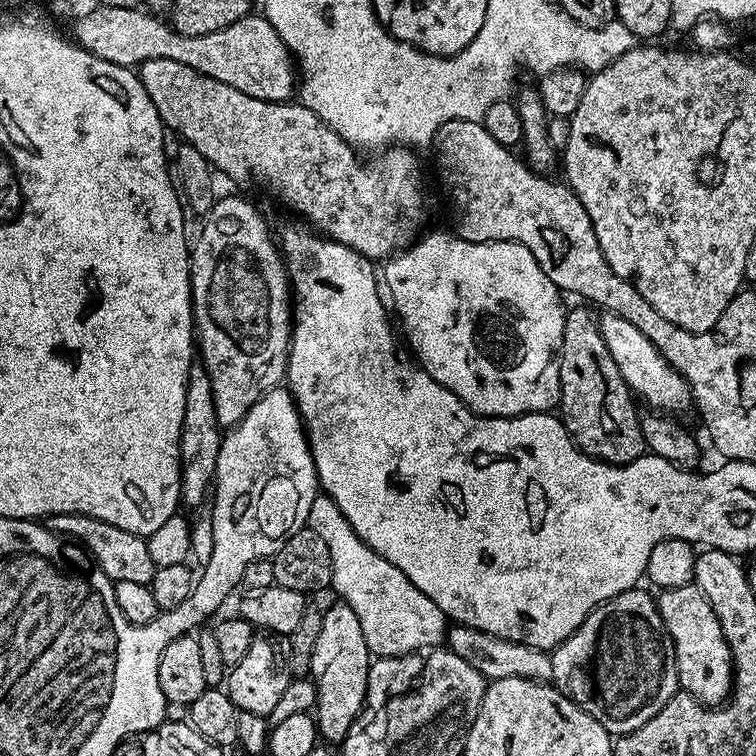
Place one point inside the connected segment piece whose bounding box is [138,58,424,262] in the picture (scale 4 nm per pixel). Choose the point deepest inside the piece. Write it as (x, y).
(375, 208)

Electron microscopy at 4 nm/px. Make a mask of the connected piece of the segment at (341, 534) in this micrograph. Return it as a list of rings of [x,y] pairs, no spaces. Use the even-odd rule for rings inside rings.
[[[318,494],[314,498],[307,527],[319,534],[326,546],[330,546],[332,588],[340,595],[337,597],[358,614],[366,646],[373,657],[407,656],[445,643],[450,624],[444,612],[438,610],[438,606],[434,606],[434,602],[430,602],[430,598],[426,598],[426,594],[422,594],[406,574],[377,556],[366,542],[362,542],[362,538],[358,538],[358,534],[354,534],[350,522],[346,522],[342,510],[338,510],[331,496]]]

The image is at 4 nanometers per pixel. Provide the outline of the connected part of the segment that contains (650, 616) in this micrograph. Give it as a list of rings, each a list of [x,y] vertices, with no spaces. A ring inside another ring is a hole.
[[[637,586],[618,594],[605,604],[599,604],[592,613],[557,648],[551,649],[551,683],[563,696],[568,696],[578,707],[586,710],[610,734],[623,734],[646,726],[666,702],[680,688],[674,642],[664,625],[662,614],[651,591],[643,592]]]

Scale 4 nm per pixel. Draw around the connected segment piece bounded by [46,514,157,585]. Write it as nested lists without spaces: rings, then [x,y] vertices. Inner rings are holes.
[[[82,514],[49,516],[46,526],[51,532],[58,532],[85,549],[91,556],[93,564],[106,573],[113,582],[151,585],[157,566],[151,561],[145,537],[130,534],[130,530],[118,530],[118,526],[110,526],[110,522],[102,522],[98,518],[90,518]]]

